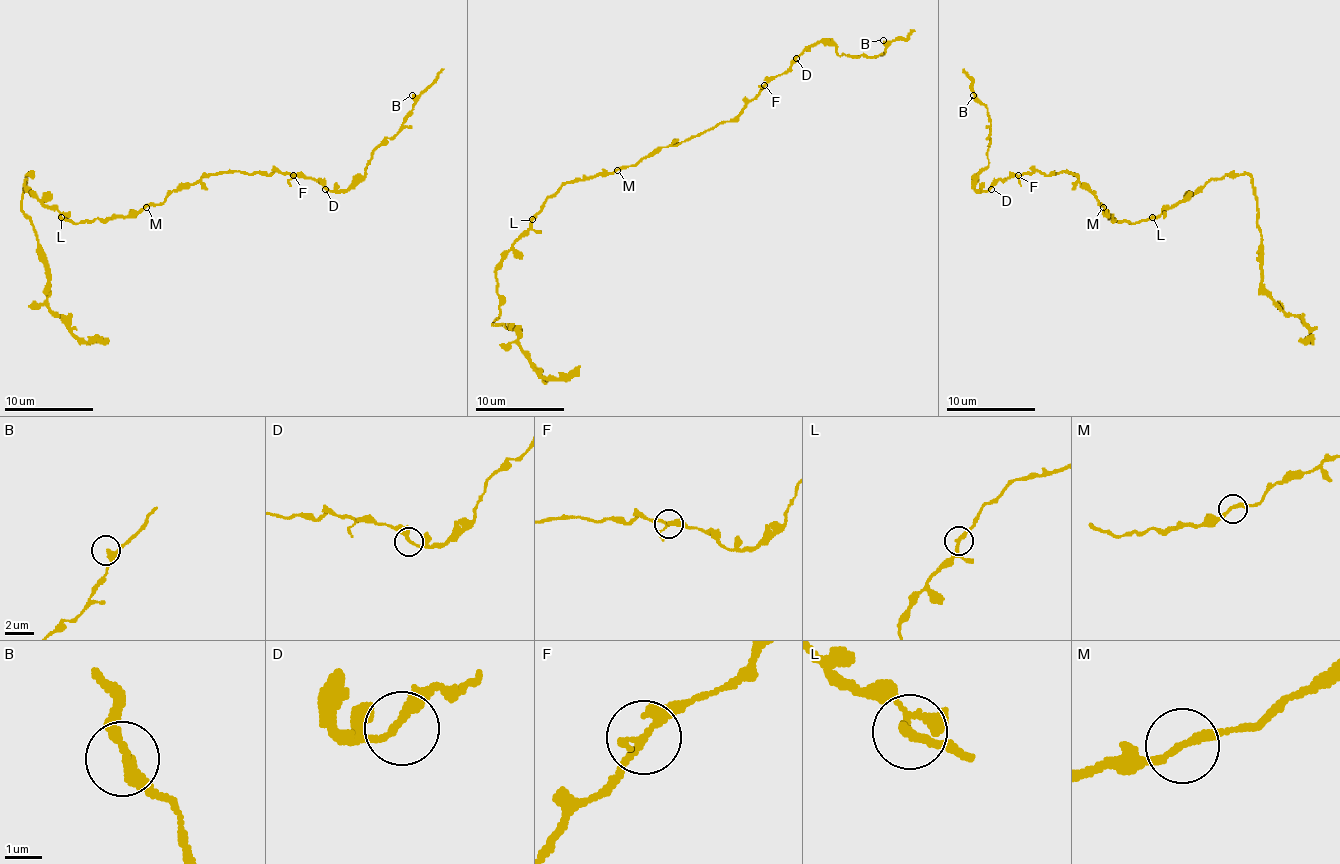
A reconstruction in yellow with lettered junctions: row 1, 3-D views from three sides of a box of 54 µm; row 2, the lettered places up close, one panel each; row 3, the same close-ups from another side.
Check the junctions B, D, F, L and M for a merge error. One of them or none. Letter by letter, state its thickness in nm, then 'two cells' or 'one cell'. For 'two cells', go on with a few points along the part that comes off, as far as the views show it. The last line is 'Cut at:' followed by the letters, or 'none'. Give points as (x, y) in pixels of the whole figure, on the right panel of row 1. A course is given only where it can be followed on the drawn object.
B: 280 nm thick; one cell
D: 240 nm thick; one cell
F: 240 nm thick; one cell
L: 190 nm thick; one cell
M: 220 nm thick; one cell
Cut at: none

